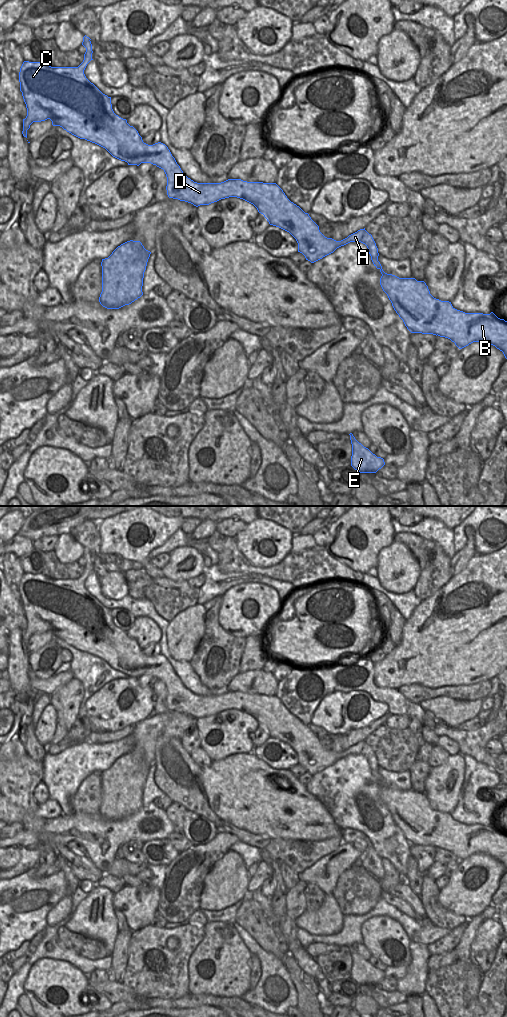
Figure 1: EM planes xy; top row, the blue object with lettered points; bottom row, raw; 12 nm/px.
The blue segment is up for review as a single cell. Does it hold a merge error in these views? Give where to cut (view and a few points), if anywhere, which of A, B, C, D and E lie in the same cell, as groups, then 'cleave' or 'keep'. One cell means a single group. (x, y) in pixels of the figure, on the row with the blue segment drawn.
no cut | A B C D E | keep

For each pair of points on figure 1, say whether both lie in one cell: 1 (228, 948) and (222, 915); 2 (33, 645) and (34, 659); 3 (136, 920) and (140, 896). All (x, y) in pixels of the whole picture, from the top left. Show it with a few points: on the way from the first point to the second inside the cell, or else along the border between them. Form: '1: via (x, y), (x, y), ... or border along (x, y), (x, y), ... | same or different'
1: border along (207, 920), (227, 921), (232, 924) | different
2: border along (52, 638), (30, 654) | different
3: via (138, 914), (140, 902) | same

